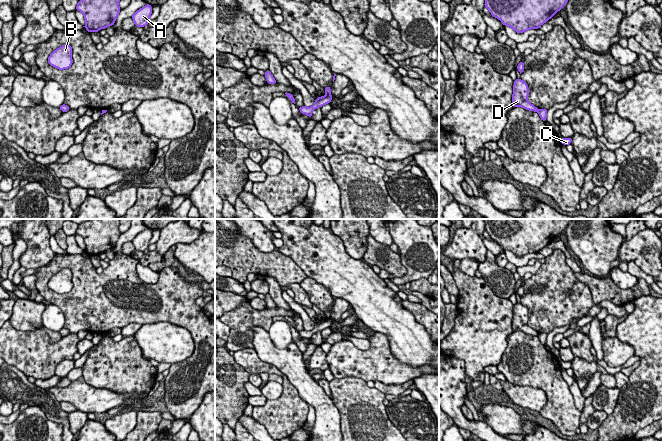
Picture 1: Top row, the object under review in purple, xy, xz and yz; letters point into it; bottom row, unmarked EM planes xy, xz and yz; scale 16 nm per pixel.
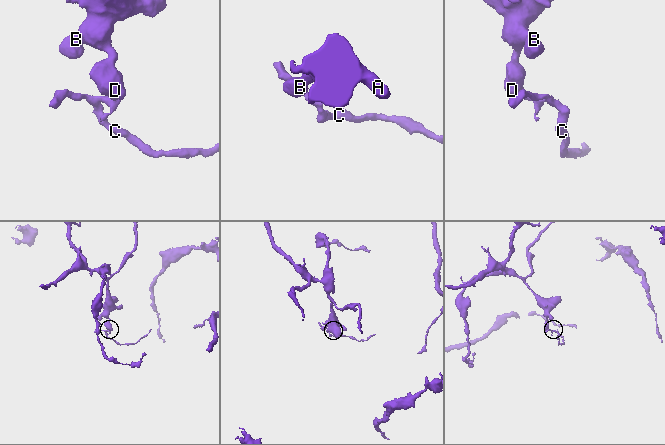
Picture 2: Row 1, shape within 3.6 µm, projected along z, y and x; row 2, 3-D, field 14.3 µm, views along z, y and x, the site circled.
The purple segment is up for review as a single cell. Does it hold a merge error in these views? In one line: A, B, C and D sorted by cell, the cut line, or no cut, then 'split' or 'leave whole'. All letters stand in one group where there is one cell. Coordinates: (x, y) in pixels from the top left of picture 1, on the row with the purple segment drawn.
A B D / C | xz (326, 93), (329, 94) | split

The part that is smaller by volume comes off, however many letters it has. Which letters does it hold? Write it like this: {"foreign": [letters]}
{"foreign": ["C"]}

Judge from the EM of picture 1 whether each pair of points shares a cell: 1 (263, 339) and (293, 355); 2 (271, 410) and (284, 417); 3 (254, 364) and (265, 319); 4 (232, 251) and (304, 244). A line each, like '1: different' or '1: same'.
1: same
2: same
3: different
4: different

